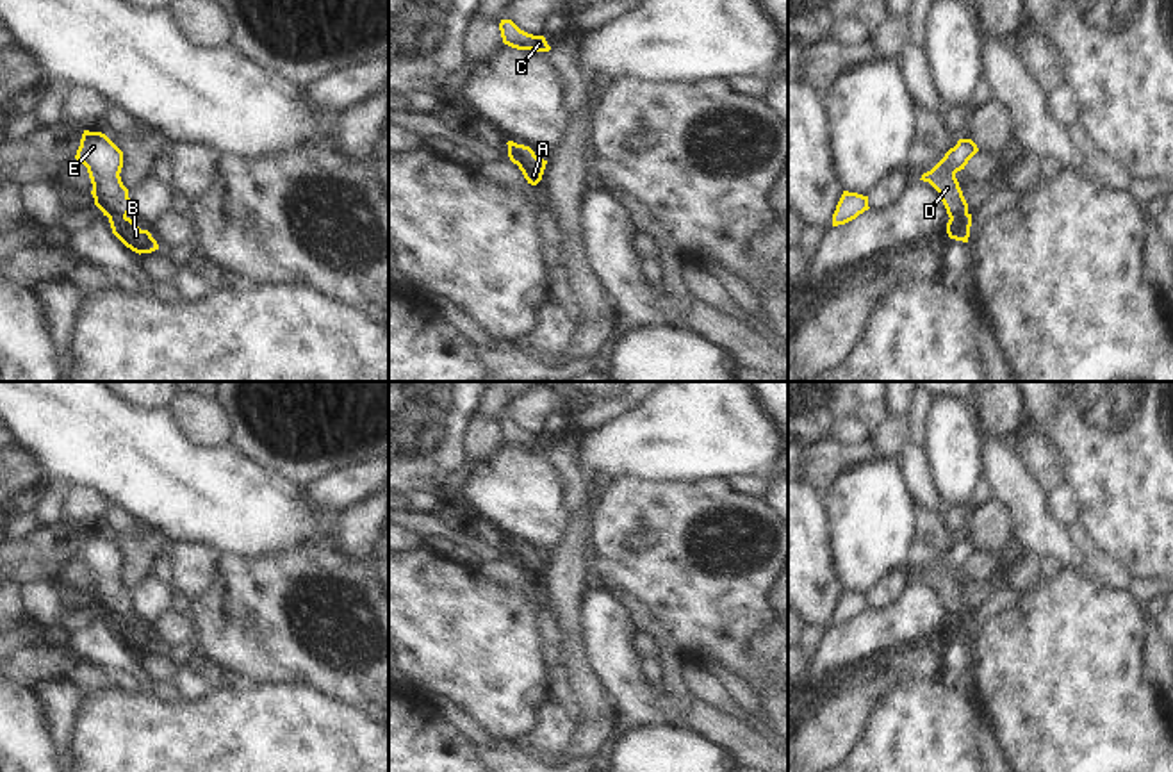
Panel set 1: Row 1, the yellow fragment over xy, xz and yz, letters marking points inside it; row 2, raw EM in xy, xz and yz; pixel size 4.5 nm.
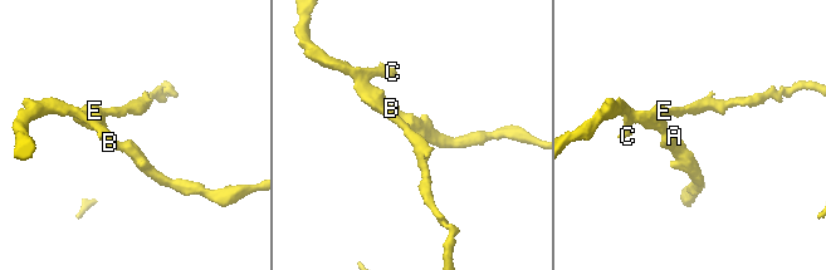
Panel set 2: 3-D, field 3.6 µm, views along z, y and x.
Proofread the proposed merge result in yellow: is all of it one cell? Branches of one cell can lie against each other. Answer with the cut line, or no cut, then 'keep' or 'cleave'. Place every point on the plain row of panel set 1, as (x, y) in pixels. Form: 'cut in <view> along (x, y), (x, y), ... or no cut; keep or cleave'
no cut; keep

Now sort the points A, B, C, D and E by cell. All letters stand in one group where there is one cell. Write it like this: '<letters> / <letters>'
A B C D E

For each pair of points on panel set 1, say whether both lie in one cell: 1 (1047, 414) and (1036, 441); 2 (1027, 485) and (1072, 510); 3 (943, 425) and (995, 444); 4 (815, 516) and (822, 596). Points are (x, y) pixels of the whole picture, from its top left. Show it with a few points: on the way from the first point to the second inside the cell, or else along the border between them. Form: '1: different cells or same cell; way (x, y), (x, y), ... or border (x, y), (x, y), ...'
1: different cells; border (1034, 428), (1043, 432)
2: different cells; border (1050, 492), (1050, 509), (1068, 528)
3: different cells; border (981, 428), (981, 473), (984, 478)
4: same cell; way (815, 535), (815, 576)

